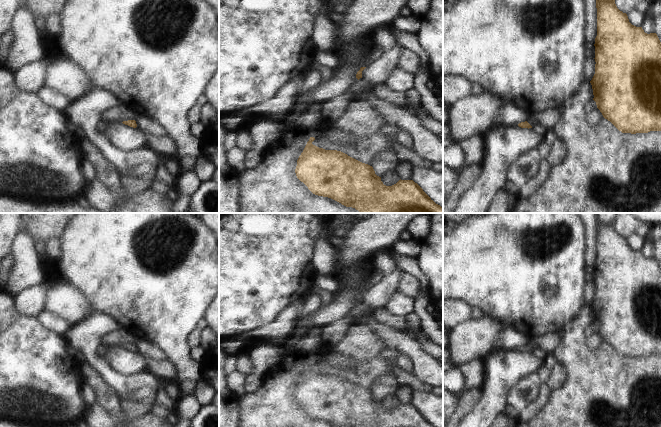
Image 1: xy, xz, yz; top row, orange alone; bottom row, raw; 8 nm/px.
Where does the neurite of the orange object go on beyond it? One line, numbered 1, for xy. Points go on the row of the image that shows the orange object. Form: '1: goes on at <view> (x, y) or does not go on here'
1: does not go on here

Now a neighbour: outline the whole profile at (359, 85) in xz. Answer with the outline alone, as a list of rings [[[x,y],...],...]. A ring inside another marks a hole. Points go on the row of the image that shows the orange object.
[[[360,78],[351,86],[350,91],[357,93],[362,90],[368,90],[368,89],[373,89],[373,88],[374,87],[370,83]]]

